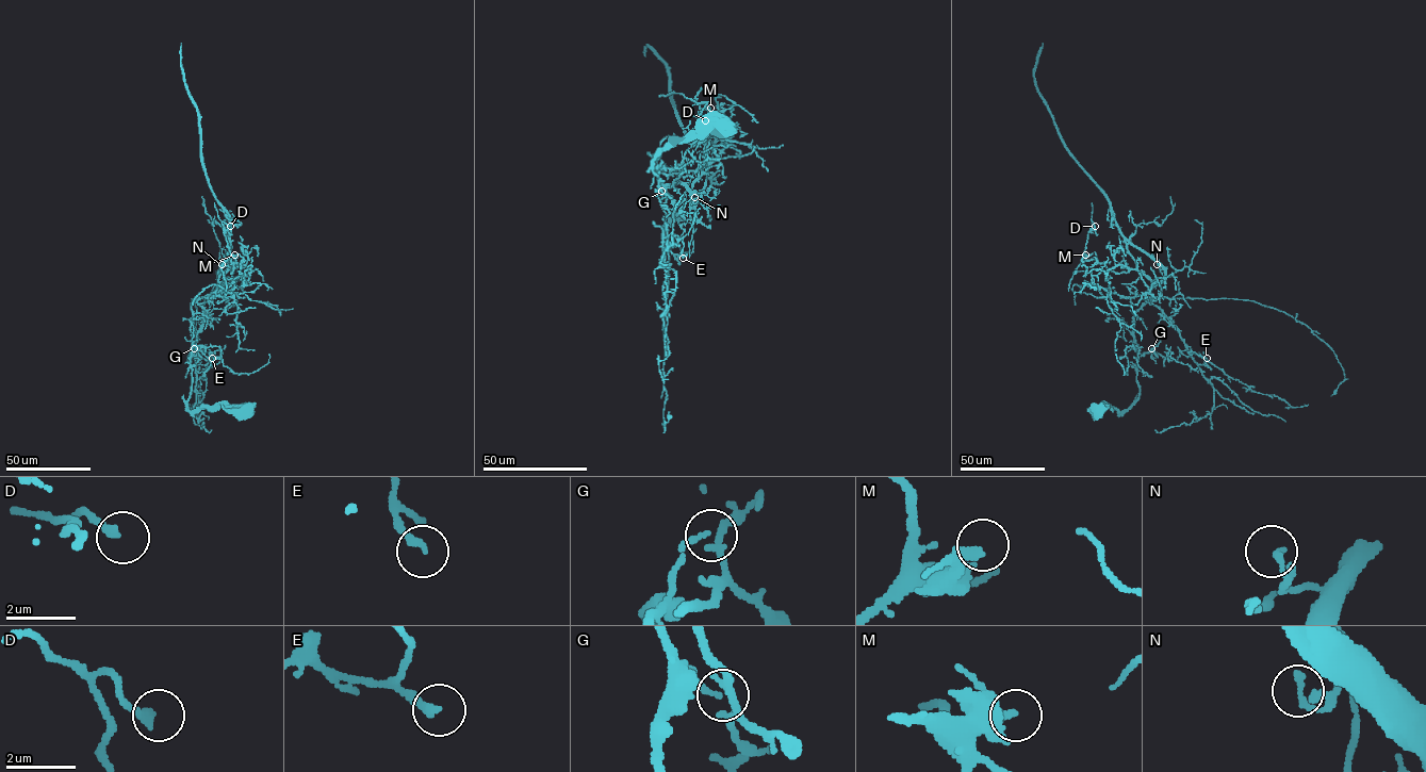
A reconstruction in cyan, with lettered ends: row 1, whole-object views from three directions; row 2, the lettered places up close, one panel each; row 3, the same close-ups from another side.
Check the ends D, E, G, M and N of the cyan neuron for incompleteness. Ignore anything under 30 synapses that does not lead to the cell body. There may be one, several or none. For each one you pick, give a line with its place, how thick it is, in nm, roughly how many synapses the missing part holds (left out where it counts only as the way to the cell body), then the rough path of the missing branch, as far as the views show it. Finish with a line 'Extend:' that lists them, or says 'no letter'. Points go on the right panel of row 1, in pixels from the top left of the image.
Extend: no letter

